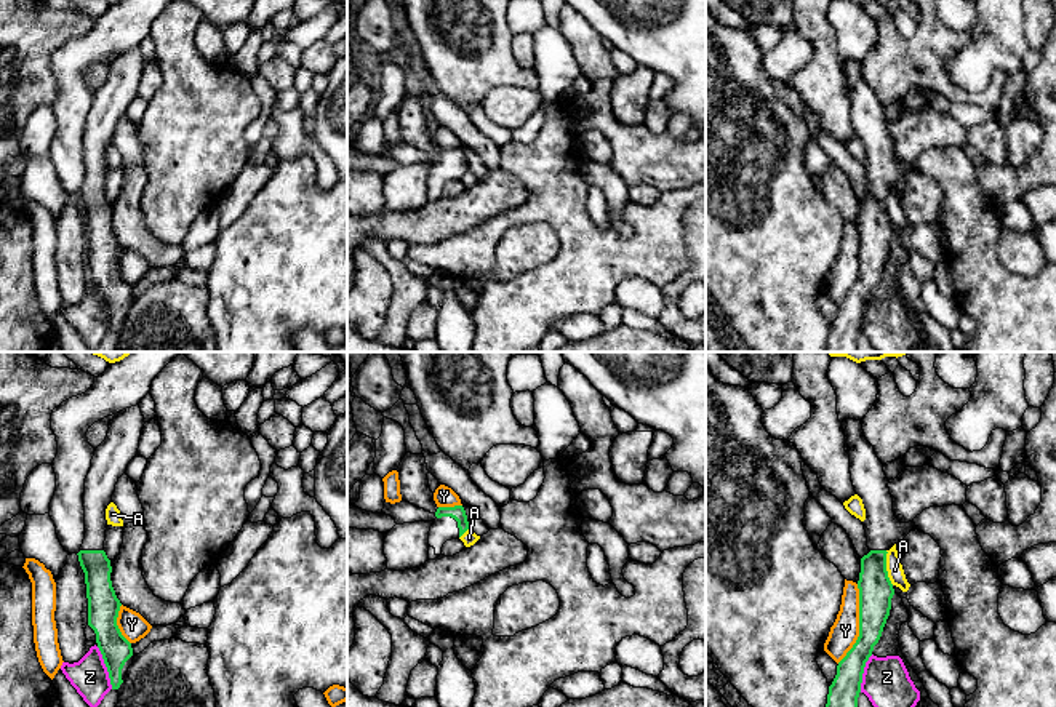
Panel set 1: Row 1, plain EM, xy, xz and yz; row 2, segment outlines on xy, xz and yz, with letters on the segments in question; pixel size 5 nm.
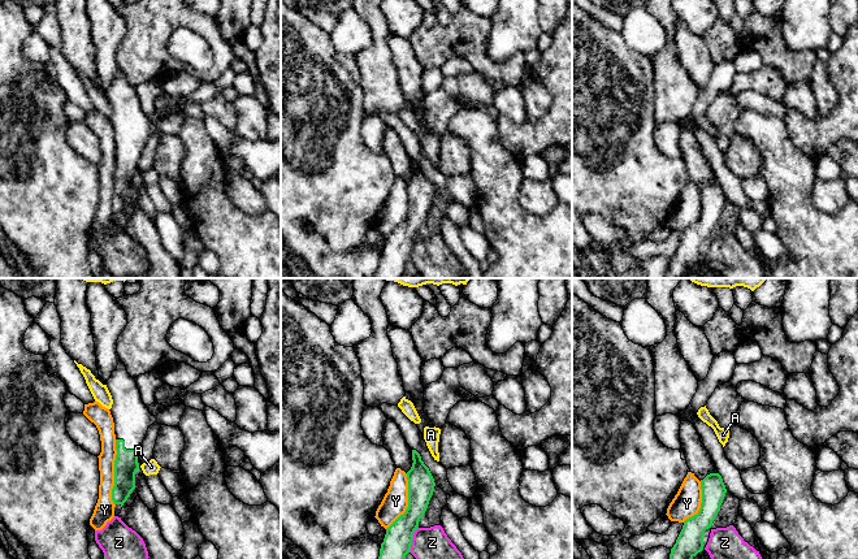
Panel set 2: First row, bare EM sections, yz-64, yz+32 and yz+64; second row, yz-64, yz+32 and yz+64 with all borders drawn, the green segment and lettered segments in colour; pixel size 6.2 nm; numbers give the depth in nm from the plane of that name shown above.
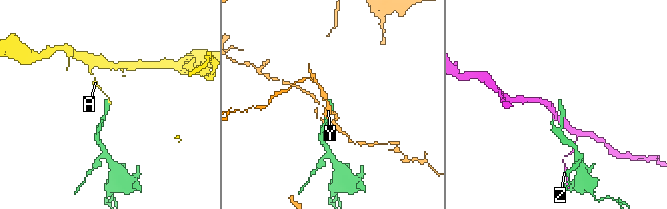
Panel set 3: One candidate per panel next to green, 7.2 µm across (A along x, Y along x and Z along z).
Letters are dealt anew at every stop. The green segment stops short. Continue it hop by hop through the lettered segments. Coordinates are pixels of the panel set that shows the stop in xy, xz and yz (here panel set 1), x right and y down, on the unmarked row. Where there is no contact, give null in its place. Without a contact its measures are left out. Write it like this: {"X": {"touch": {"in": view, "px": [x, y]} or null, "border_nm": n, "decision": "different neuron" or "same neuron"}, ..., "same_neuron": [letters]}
{"A": {"touch": {"in": "yz", "px": [885, 210]}, "border_nm": 180, "decision": "different neuron"}, "Y": {"touch": {"in": "yz", "px": [860, 266]}, "border_nm": 420, "decision": "different neuron"}, "Z": {"touch": {"in": "xy", "px": [106, 307]}, "border_nm": 240, "decision": "different neuron"}, "same_neuron": []}

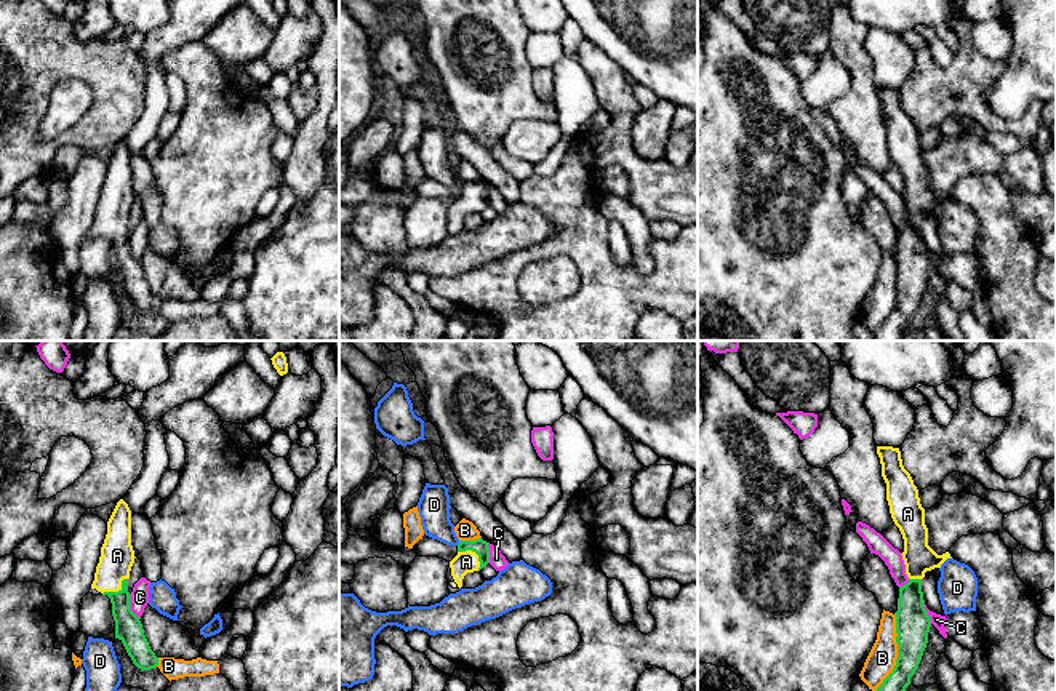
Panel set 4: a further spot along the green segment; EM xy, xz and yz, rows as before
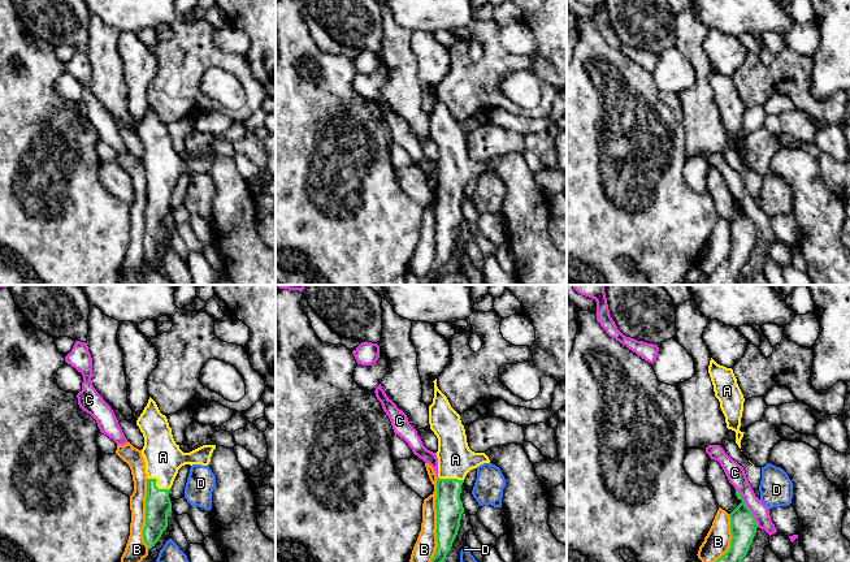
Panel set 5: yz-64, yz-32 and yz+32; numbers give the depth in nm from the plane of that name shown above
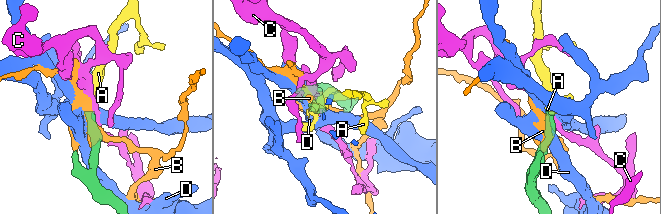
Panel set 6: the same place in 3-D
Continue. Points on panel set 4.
{"A": {"touch": {"in": "xz", "px": [476, 194]}, "border_nm": 150, "decision": "same neuron"}, "B": {"touch": {"in": "yz", "px": [898, 295]}, "border_nm": 400, "decision": "different neuron"}, "C": {"touch": {"in": "xy", "px": [128, 248]}, "border_nm": 140, "decision": "different neuron"}, "D": {"touch": {"in": "xz", "px": [460, 184]}, "border_nm": 30, "decision": "different neuron"}, "same_neuron": ["A"]}

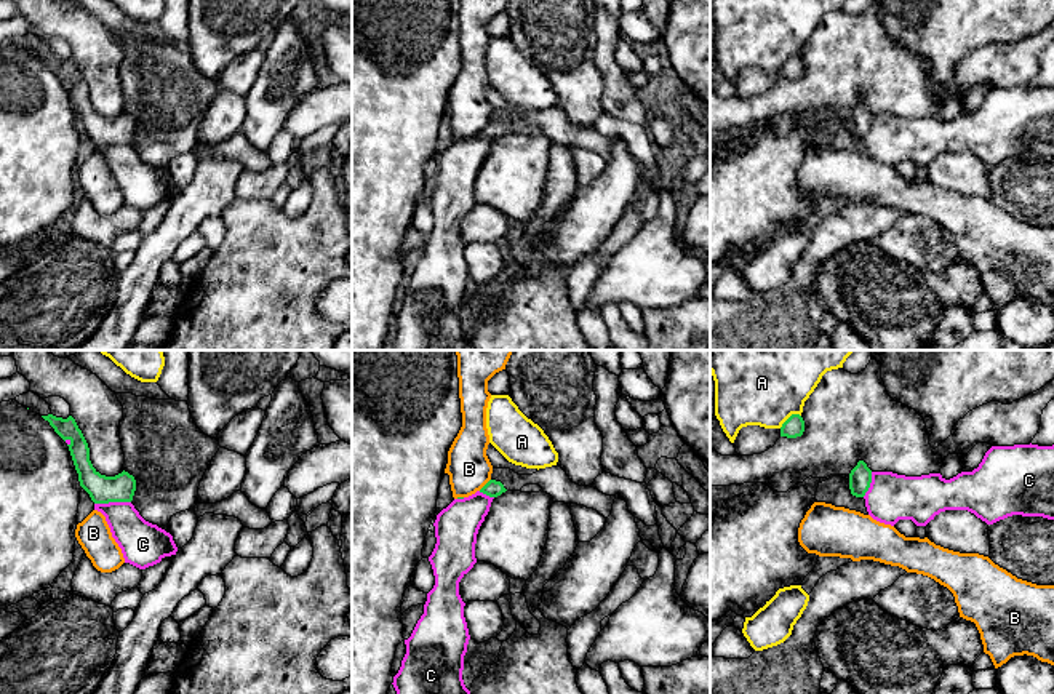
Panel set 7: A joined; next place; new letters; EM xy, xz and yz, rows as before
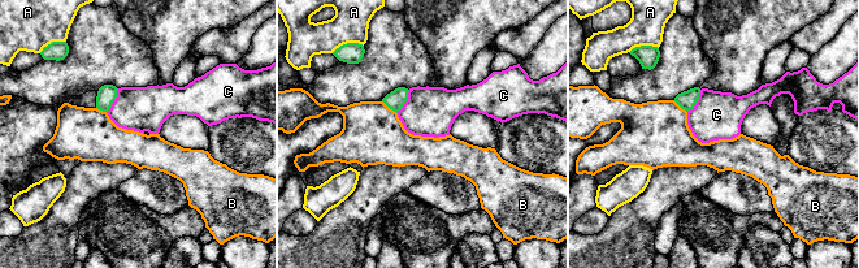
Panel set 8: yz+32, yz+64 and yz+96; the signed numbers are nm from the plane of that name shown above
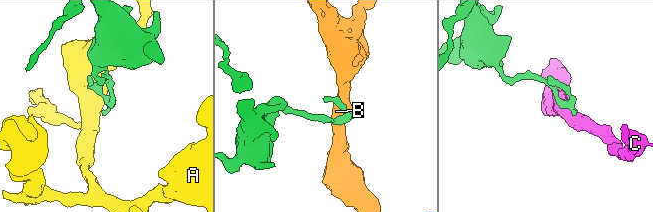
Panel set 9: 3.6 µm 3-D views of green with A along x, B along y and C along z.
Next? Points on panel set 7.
{"A": {"touch": {"in": "yz", "px": [789, 59]}, "border_nm": 130, "decision": "different neuron"}, "B": {"touch": {"in": "xz", "px": [485, 127]}, "border_nm": 90, "decision": "different neuron"}, "C": {"touch": {"in": "xy", "px": [112, 143]}, "border_nm": 180, "decision": "different neuron"}, "same_neuron": []}

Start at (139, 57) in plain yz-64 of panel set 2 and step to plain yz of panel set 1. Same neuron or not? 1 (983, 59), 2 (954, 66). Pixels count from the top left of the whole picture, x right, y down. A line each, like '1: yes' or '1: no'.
1: no
2: no

